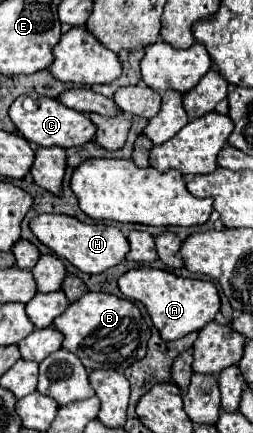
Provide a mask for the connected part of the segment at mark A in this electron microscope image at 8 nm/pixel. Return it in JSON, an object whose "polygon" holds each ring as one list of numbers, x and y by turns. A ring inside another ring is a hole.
{"polygon":[[155,268,129,270,119,278,119,290,127,298,139,300,147,308,153,326,159,330,161,338,167,342,179,340,191,332,199,332,203,326,213,322,215,314,221,308,219,292,209,280,179,278,175,274,155,270]]}

